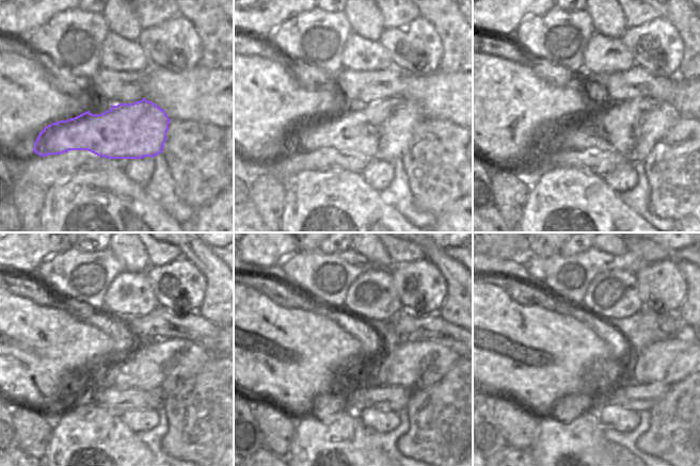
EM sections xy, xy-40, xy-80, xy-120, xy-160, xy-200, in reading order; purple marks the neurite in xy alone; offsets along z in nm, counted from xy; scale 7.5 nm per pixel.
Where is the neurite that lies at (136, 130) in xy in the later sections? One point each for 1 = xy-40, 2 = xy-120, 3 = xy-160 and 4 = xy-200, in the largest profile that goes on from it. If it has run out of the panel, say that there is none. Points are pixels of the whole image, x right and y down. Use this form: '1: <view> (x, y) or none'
1: xy-40 (382, 130)
2: xy-120 (165, 364)
3: xy-160 (415, 364)
4: xy-200 (669, 362)

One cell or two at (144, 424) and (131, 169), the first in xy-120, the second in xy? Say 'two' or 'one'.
one

